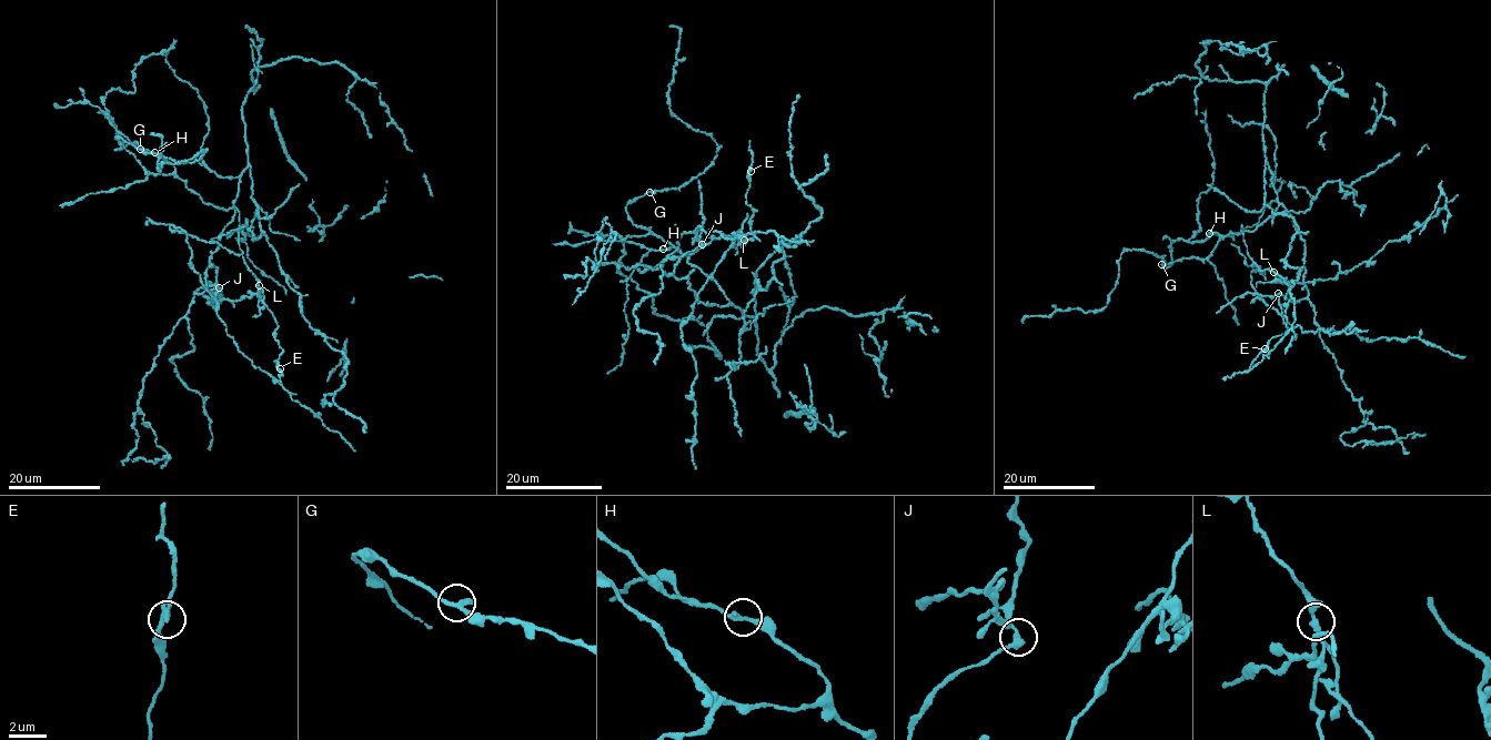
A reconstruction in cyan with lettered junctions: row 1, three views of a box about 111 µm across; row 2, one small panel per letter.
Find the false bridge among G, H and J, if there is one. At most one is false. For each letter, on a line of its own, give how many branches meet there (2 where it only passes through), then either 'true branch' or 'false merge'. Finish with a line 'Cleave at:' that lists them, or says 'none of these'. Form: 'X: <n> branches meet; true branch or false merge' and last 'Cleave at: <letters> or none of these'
G: 2 branches meet; true branch
H: 2 branches meet; true branch
J: 2 branches meet; false merge
Cleave at: J

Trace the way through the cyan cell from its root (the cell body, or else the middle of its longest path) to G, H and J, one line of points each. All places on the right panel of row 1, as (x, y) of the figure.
G: (1300, 234), (1291, 214), (1280, 203), (1273, 214), (1252, 231), (1221, 237), (1205, 259), (1182, 257), (1161, 264)
H: (1300, 234), (1291, 214), (1280, 203), (1273, 214), (1252, 231), (1225, 235), (1209, 233)
J: (1300, 234), (1305, 243), (1303, 283), (1308, 295), (1292, 301), (1279, 293)

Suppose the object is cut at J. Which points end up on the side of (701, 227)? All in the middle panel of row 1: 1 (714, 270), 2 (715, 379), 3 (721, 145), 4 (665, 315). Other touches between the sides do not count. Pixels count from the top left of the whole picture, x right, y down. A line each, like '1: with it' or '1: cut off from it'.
1: with it
2: cut off from it
3: cut off from it
4: cut off from it

